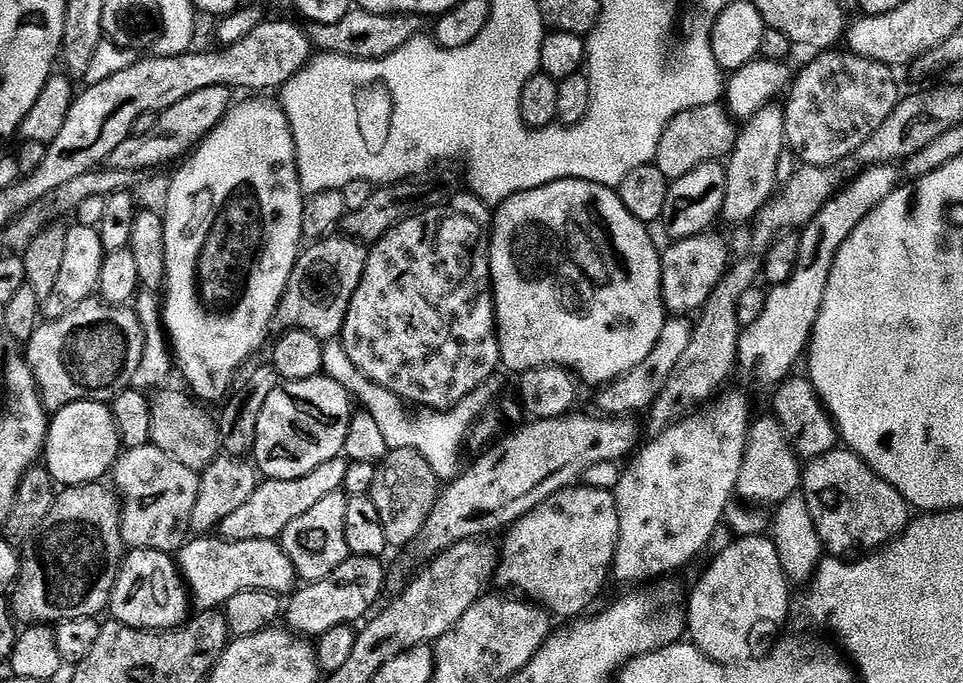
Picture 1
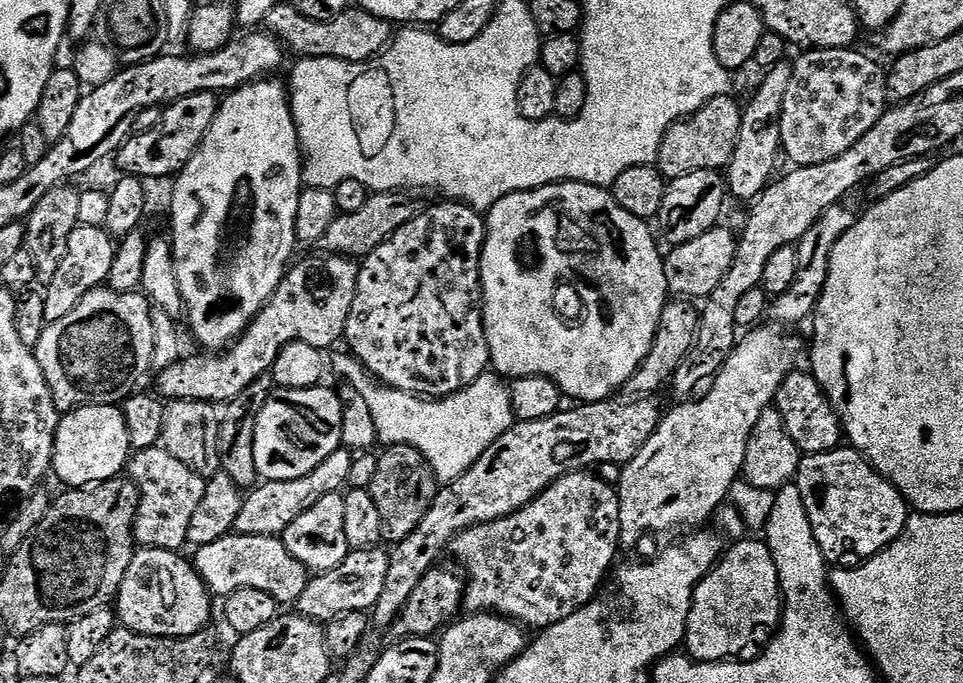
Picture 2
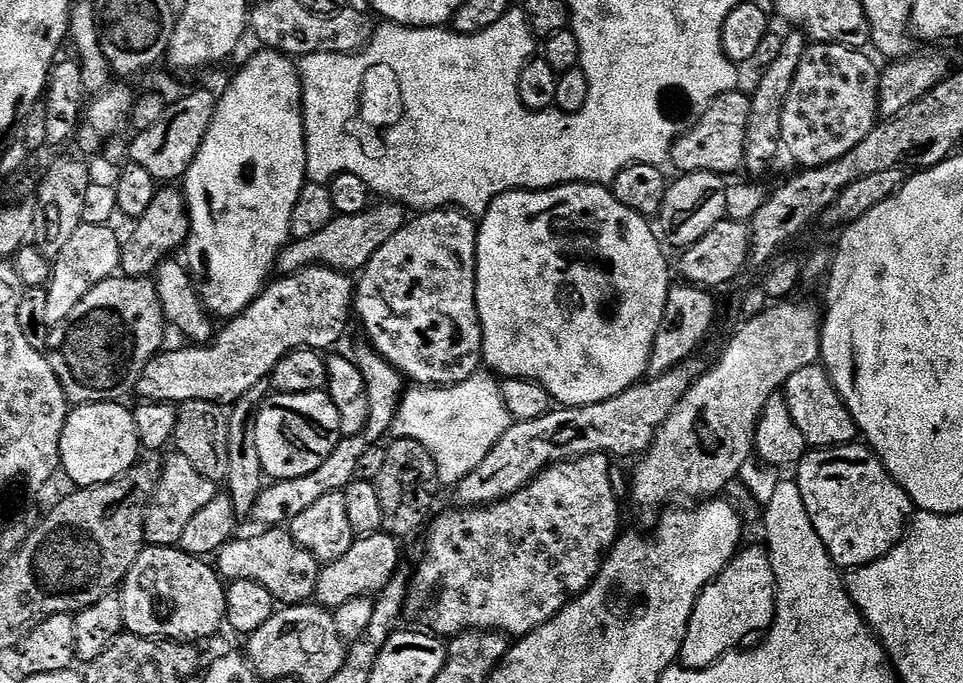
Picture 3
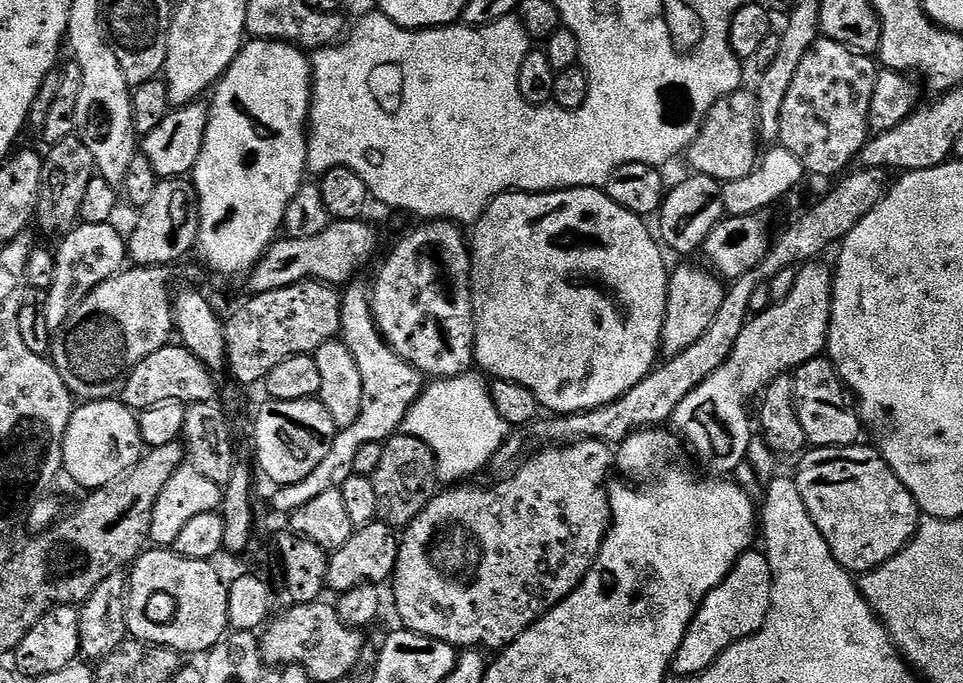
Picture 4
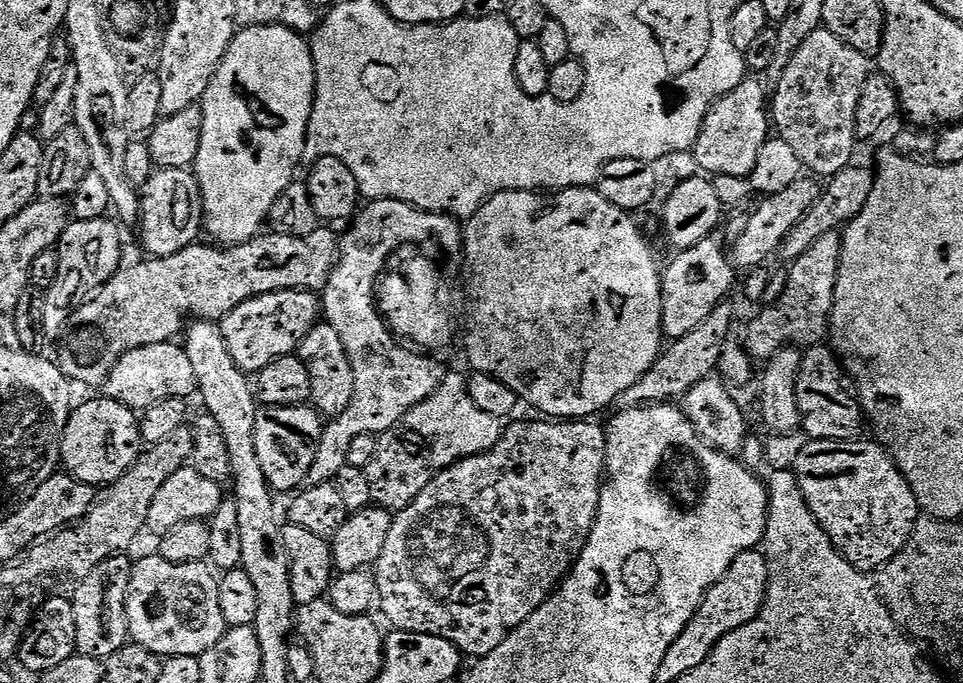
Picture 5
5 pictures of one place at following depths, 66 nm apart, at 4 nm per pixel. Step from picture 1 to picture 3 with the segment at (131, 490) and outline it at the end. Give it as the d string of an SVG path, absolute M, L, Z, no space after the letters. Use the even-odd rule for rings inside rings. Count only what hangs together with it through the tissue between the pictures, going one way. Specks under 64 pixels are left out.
M172 454L172 457L161 467L156 481L156 493L148 504L148 513L144 519L144 539L152 546L176 546L182 538L182 530L206 502L213 500L218 495L218 488L210 478L198 474L190 462L179 454Z

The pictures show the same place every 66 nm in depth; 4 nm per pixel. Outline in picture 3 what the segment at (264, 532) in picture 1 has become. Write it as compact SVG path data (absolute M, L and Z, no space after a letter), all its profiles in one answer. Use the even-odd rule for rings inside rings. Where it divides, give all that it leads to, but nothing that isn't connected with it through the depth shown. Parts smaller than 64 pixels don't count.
M361 342L357 346L354 359L366 382L366 398L370 398L370 418L366 426L357 436L341 439L339 446L332 451L330 458L326 458L326 462L322 462L322 466L318 466L318 470L302 478L277 480L264 487L258 494L258 502L252 511L254 520L257 520L260 526L291 525L292 520L298 518L302 510L314 506L318 498L341 491L350 481L356 479L358 461L362 459L362 454L366 454L368 448L379 445L384 435L389 435L400 399L406 391L406 381L398 369L390 366L390 362L386 362L386 358L379 356L367 343Z

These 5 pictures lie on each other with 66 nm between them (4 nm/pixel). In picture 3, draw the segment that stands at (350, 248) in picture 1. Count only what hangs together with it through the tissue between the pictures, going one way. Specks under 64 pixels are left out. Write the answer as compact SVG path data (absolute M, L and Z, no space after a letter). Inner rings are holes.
M315 264L289 276L280 276L265 287L241 316L229 319L224 333L221 336L219 333L207 346L185 346L157 354L146 370L142 370L136 392L141 401L157 400L179 406L191 400L208 400L232 406L248 390L267 381L274 366L278 366L286 354L300 348L325 350L338 343L353 312L351 275Z

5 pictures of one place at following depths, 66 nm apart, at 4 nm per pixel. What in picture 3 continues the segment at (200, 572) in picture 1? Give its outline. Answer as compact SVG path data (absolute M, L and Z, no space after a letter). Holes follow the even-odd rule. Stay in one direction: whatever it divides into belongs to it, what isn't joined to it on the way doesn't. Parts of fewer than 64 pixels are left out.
M280 526L260 530L257 536L248 536L245 540L233 538L221 546L214 557L214 567L225 581L249 580L266 586L277 605L307 604L315 597L321 561L310 554L293 538L291 531Z

